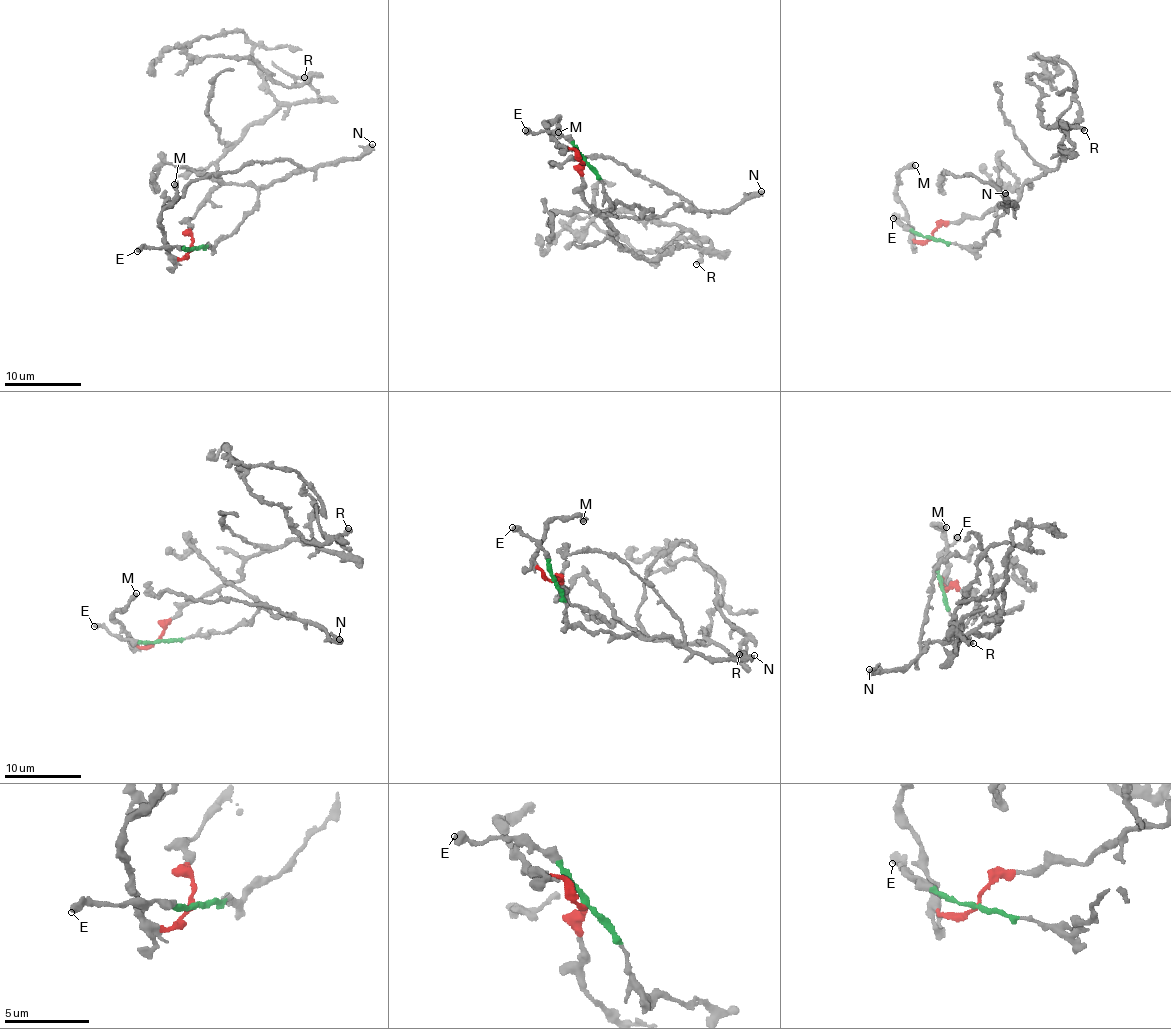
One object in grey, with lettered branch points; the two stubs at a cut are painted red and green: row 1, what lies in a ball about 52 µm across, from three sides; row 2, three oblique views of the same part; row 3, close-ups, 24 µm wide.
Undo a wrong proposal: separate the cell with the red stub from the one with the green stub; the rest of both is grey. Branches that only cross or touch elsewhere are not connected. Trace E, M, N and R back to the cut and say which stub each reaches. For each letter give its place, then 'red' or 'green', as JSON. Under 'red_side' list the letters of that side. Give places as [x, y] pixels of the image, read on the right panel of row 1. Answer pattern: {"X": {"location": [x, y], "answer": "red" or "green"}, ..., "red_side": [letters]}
{"E": {"location": [893, 218], "answer": "green"}, "M": {"location": [915, 165], "answer": "red"}, "N": {"location": [1005, 193], "answer": "green"}, "R": {"location": [1084, 130], "answer": "red"}, "red_side": ["M", "R"]}

